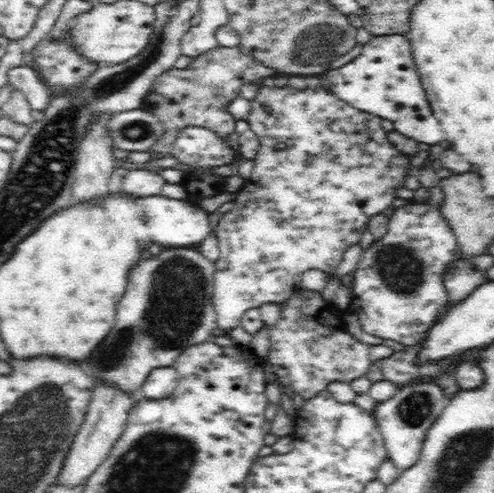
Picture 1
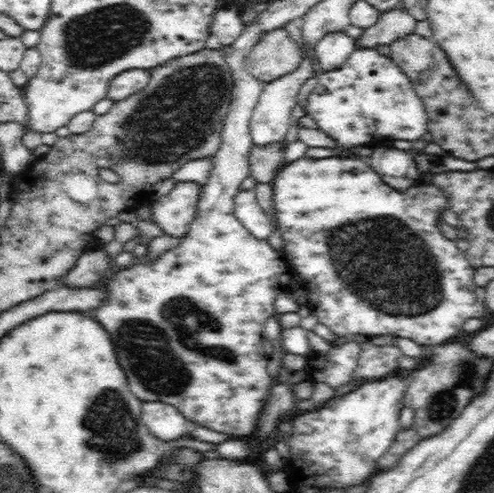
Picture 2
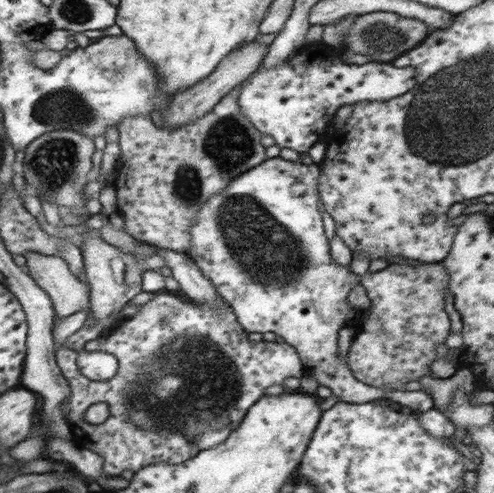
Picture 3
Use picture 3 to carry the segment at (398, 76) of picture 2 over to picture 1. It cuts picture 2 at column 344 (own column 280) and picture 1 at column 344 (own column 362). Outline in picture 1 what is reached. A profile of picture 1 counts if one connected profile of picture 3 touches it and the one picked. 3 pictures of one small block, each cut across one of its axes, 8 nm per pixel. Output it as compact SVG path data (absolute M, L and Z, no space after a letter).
M373 35L359 56L339 68L329 69L322 78L338 100L381 120L392 121L400 134L428 145L444 140L436 118L430 116L430 103L416 72L411 44L406 35Z

